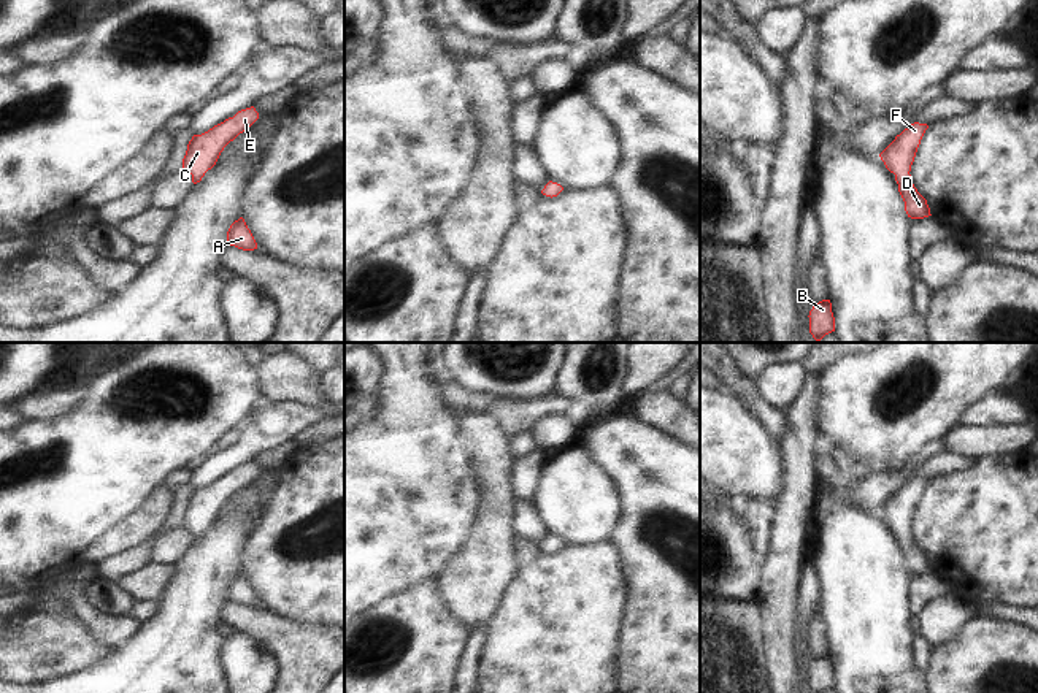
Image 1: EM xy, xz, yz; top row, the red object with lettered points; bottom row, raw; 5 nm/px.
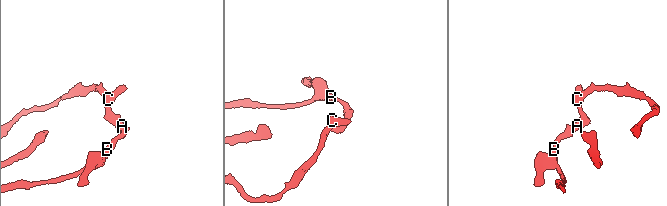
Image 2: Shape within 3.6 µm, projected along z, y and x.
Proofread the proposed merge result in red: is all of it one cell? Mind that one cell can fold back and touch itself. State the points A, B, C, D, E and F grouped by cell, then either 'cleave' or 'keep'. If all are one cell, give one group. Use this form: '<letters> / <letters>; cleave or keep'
A B C D E F; keep

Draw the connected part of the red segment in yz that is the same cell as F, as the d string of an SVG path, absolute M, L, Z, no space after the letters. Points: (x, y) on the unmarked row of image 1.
M911 479L879 509L886 523L895 530L898 547L905 557L905 566L911 574L932 571L927 555L917 547L909 530L917 503L927 484L927 479Z

